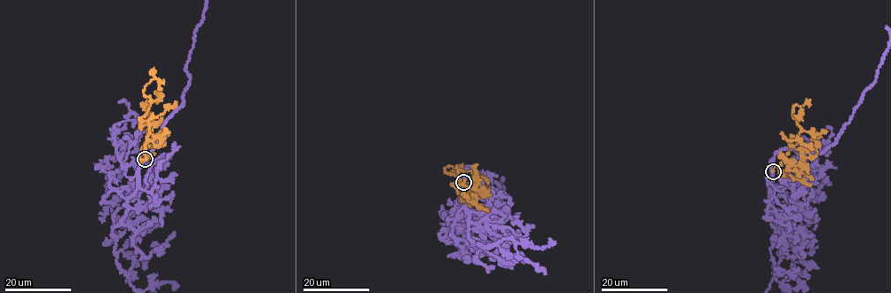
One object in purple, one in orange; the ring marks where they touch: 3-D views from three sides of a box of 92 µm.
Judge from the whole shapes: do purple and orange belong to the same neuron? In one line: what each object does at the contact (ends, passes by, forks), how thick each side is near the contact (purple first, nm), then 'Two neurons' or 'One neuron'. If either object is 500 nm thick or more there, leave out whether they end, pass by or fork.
At the ring purple passes by. At the ring orange ends. Thickness 420 nm (purple) against 360 nm. One neuron

